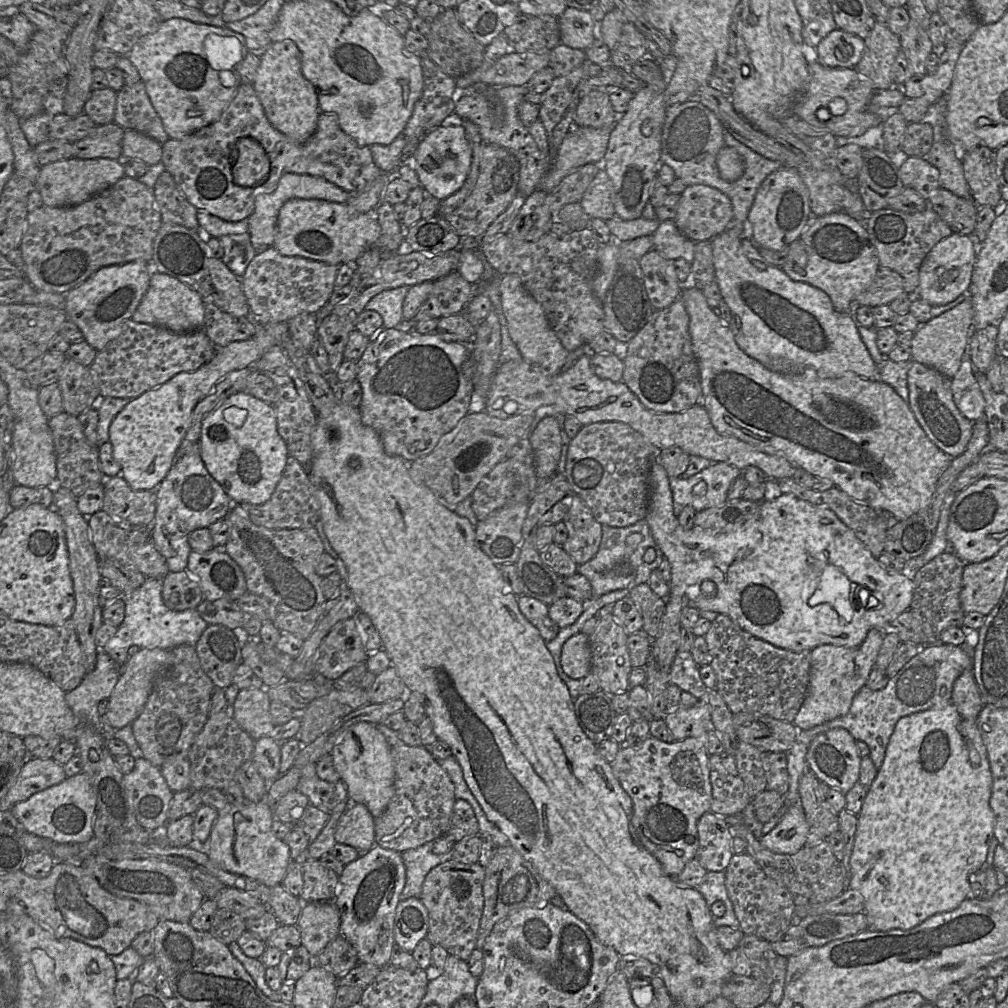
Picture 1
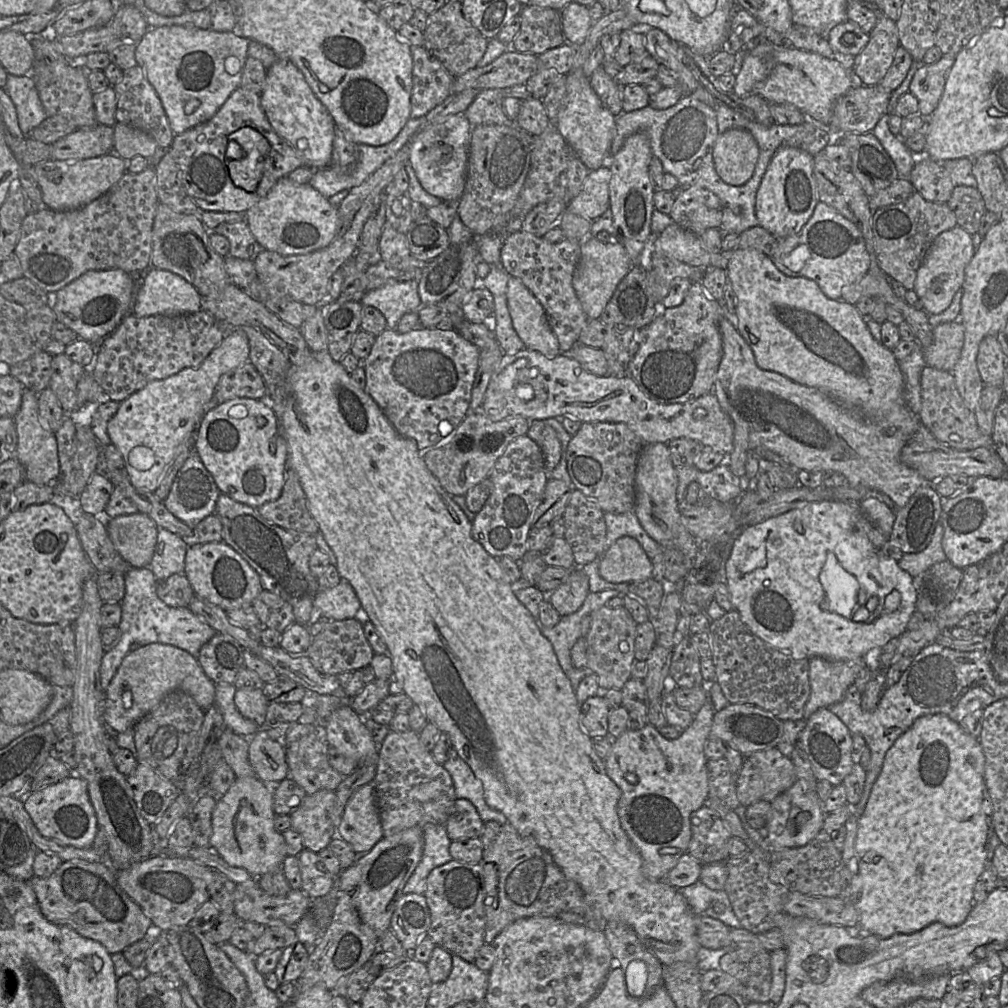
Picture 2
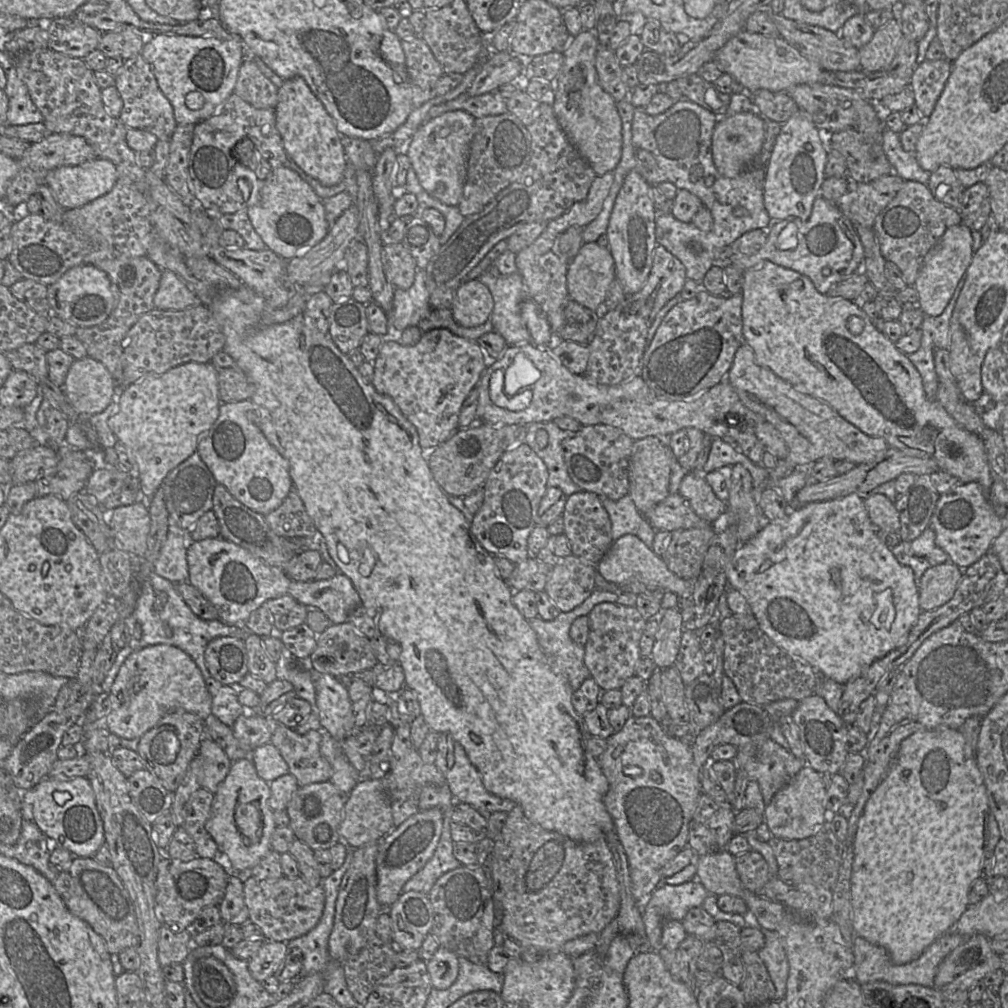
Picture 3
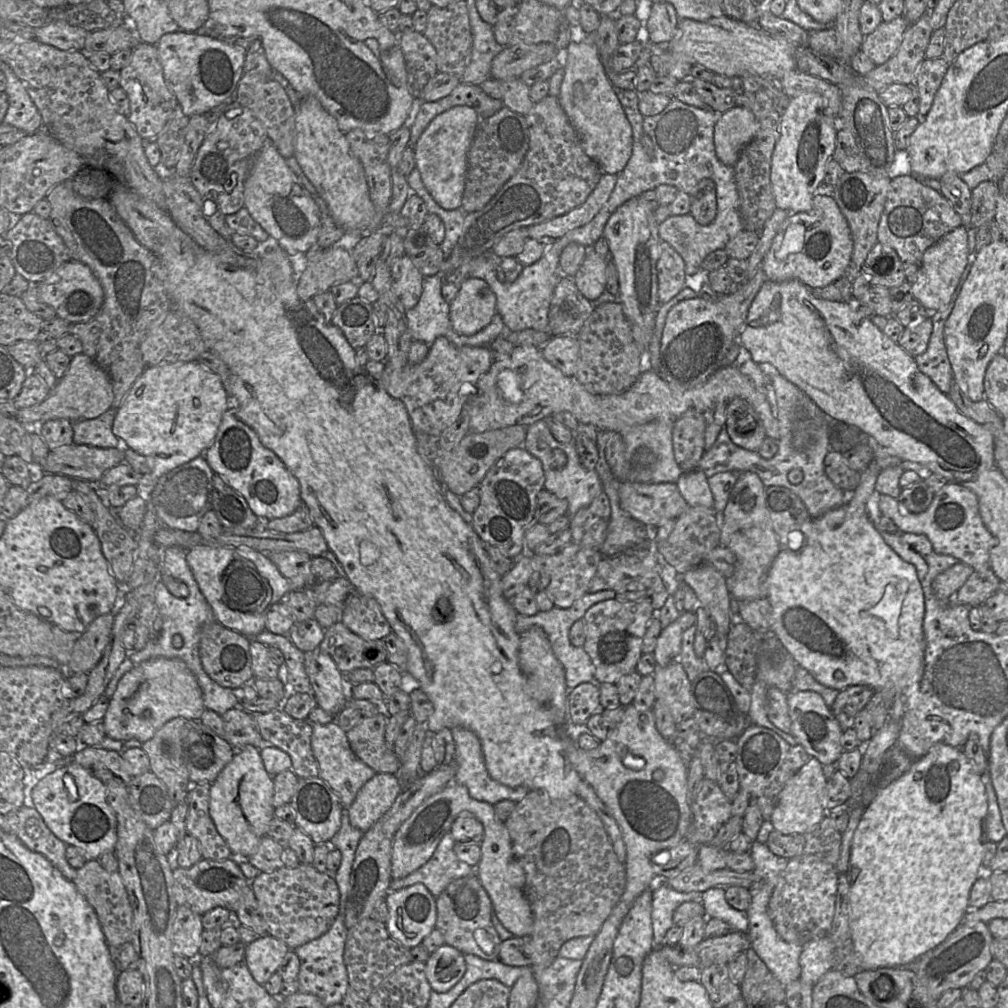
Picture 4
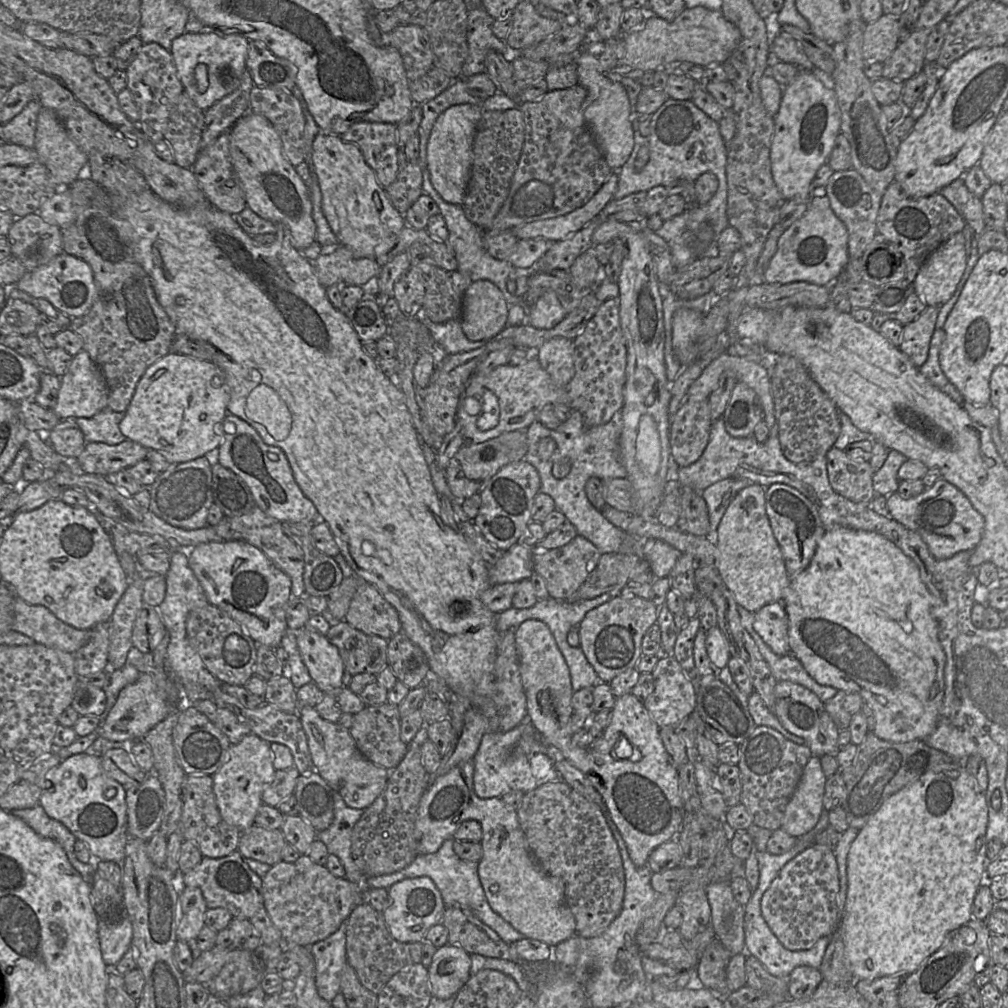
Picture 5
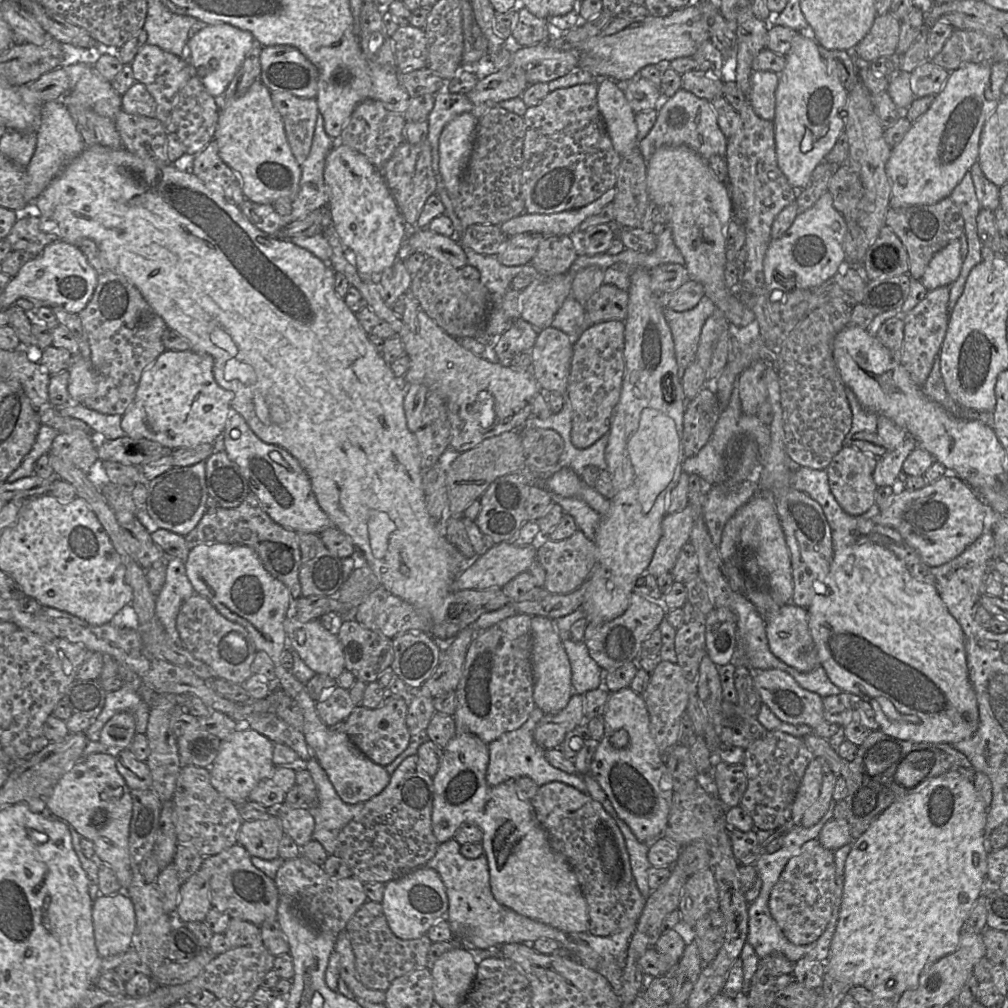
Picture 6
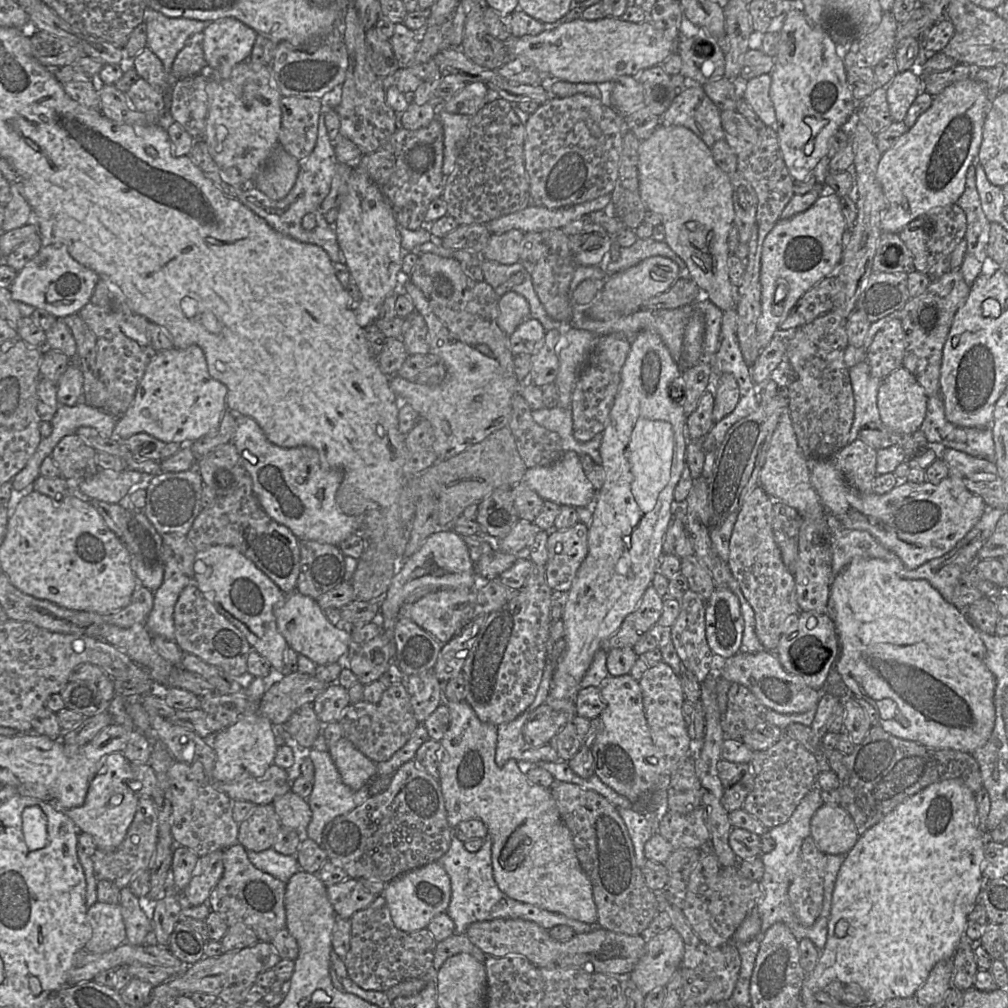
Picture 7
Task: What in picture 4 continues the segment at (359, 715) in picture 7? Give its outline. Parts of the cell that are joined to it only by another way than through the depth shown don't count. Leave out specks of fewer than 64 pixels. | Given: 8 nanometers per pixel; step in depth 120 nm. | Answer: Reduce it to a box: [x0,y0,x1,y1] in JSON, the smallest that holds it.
[346,712,400,774]

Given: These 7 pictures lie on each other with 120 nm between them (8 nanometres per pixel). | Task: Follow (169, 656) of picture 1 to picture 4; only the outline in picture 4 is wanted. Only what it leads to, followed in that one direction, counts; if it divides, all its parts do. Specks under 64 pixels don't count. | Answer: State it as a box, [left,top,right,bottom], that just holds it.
[102,657,205,743]

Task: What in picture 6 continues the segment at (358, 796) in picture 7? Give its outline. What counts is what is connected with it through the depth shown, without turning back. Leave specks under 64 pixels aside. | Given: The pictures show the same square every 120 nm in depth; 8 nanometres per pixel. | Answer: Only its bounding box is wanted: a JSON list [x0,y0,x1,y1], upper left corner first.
[300,756,365,855]

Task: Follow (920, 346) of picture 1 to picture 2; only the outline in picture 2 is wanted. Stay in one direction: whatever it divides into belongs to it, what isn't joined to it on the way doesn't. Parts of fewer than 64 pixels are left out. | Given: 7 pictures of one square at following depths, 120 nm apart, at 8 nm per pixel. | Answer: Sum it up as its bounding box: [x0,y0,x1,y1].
[923,319,964,372]

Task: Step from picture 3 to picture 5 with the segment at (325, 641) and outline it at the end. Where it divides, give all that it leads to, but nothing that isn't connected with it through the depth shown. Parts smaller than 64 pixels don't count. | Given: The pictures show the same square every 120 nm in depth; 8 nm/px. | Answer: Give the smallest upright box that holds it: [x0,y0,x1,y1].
[326,619,388,676]

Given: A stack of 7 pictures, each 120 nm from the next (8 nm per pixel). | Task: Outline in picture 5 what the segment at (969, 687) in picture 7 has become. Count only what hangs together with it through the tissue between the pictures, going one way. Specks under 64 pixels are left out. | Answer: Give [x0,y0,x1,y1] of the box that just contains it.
[782,527,946,743]

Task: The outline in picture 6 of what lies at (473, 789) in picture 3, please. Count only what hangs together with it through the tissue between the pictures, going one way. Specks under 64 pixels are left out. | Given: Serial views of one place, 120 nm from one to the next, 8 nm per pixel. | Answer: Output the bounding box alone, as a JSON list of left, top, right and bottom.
[485,706,587,793]

